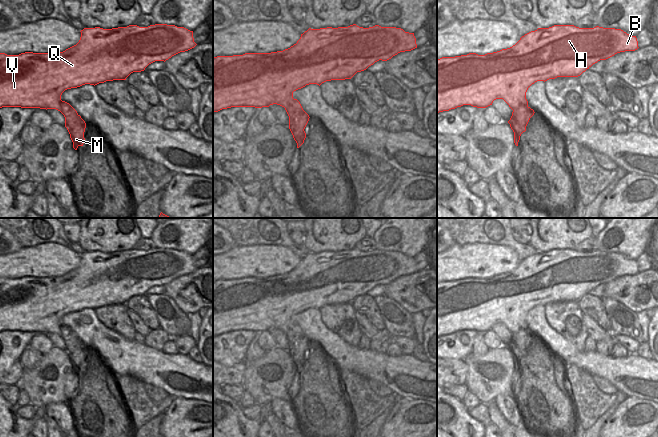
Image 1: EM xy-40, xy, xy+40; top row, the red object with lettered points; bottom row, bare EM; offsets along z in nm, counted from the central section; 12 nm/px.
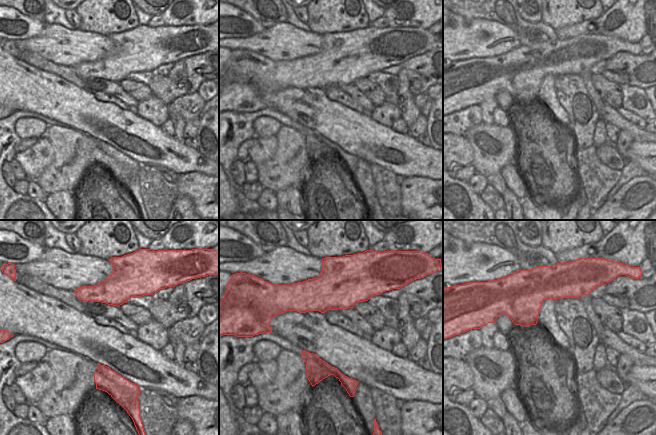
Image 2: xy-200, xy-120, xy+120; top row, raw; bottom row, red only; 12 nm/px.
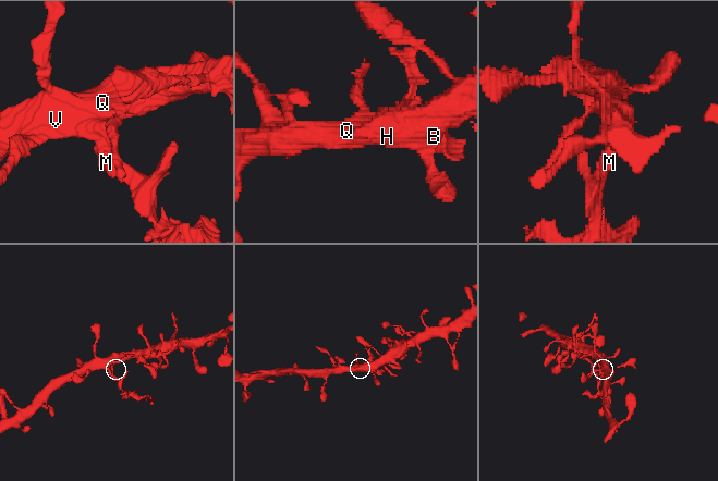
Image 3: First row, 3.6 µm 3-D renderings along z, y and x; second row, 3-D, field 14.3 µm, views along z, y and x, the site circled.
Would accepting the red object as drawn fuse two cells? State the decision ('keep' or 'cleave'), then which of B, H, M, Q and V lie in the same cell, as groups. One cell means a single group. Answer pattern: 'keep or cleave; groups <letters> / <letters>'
cleave; groups B H Q V / M

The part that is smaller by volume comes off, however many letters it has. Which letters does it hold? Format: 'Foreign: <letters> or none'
Foreign: M

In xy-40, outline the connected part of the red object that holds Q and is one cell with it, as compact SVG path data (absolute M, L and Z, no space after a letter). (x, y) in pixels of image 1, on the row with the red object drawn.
M155 24L148 27L129 25L112 29L84 28L79 42L59 53L25 52L19 55L0 53L0 108L21 107L56 109L64 116L77 111L61 100L62 93L85 84L126 80L133 72L144 71L155 61L166 61L197 44L193 31L175 25Z

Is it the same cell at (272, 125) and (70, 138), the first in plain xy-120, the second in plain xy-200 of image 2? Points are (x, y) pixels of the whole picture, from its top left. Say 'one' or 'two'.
two

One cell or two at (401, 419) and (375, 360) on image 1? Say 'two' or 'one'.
two

